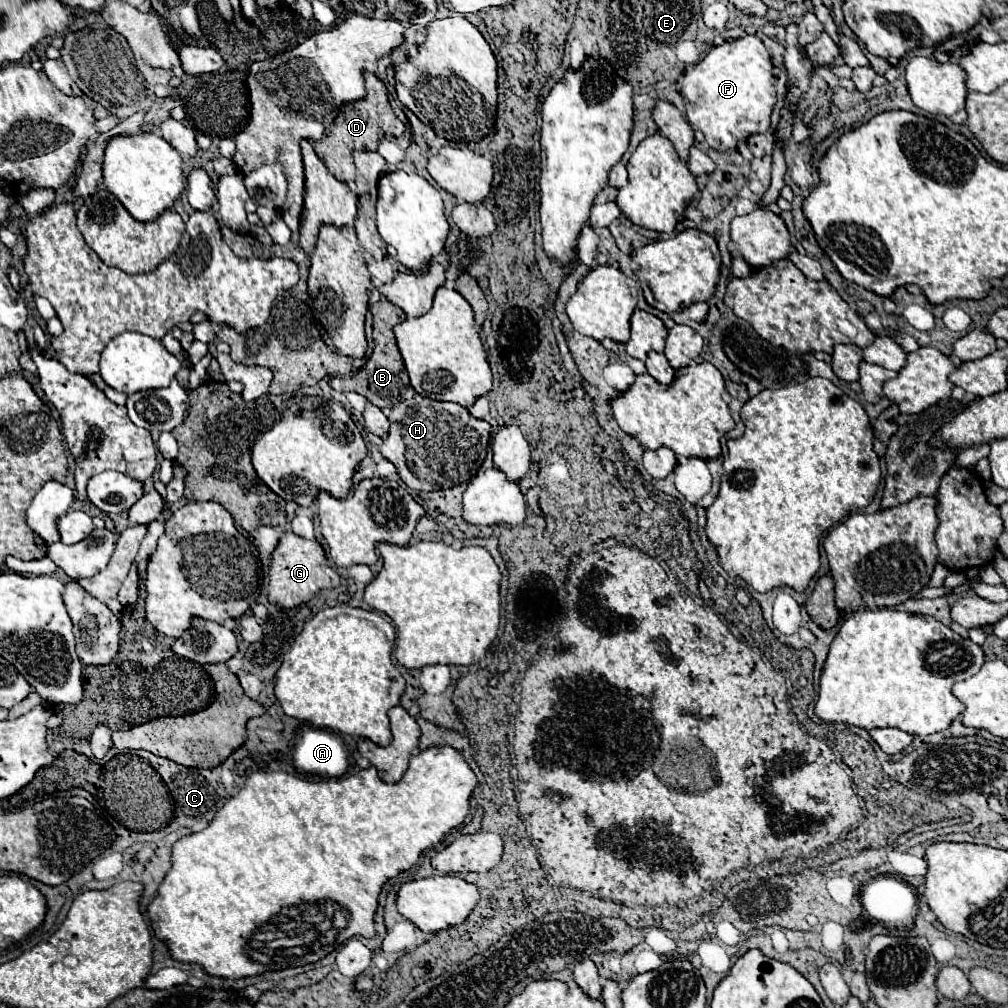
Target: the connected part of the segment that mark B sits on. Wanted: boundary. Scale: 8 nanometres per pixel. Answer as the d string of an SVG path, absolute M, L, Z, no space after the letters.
M380 300L376 302L372 308L370 308L372 316L374 316L374 332L372 332L372 338L374 338L374 352L372 356L368 358L368 362L350 378L330 378L328 384L338 390L338 392L358 392L362 394L368 402L372 402L374 406L378 408L392 408L396 406L398 402L402 402L402 394L410 388L410 382L408 382L408 374L404 370L404 362L402 362L402 356L398 352L398 346L396 346L396 338L394 338L394 332L392 328L404 320L404 312L394 306L392 302L388 300Z

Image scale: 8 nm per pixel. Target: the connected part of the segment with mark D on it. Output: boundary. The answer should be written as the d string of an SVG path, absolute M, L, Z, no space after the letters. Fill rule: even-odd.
M403 40L402 44L398 48L396 48L396 50L393 50L389 55L381 58L378 61L373 61L373 60L368 59L366 62L364 62L364 72L367 71L366 74L364 74L364 78L366 78L366 96L364 96L364 98L362 98L362 100L358 100L358 102L348 102L348 104L344 104L344 106L342 106L342 108L340 108L340 112L338 112L338 116L336 116L336 120L334 120L334 122L332 122L332 126L330 126L330 128L328 128L328 130L326 130L326 132L324 132L324 136L322 136L322 140L312 140L312 146L314 146L314 150L316 150L316 154L318 154L318 156L320 156L320 158L322 158L322 162L324 162L324 164L326 164L326 168L328 168L328 170L330 170L330 172L332 172L332 174L334 174L334 176L336 176L336 178L338 178L338 180L342 180L342 182L348 182L348 180L352 180L352 178L354 178L354 162L352 162L352 152L354 152L354 150L378 150L378 144L380 144L380 140L382 140L382 138L384 138L384 136L398 136L398 138L402 138L402 134L404 134L404 124L406 126L406 131L405 131L406 135L408 135L408 136L410 135L410 137L412 136L412 130L411 130L410 123L403 112L403 105L397 99L395 99L395 96L392 98L393 95L391 95L391 94L389 94L390 102L388 102L388 94L386 94L386 87L387 87L387 89L389 89L388 90L389 93L392 93L390 91L395 90L395 78L394 78L395 67L404 64L404 62L406 62L408 60L408 58L412 58L412 57L410 57L408 55L408 50L407 50L407 47L404 45L404 40ZM390 65L393 66L394 76L392 77L391 80L388 80L389 84L386 84L386 86L384 86L384 82L382 82L382 81L386 81L386 73L388 74L387 77L388 78L390 77L389 76L390 71L388 71L390 69Z

